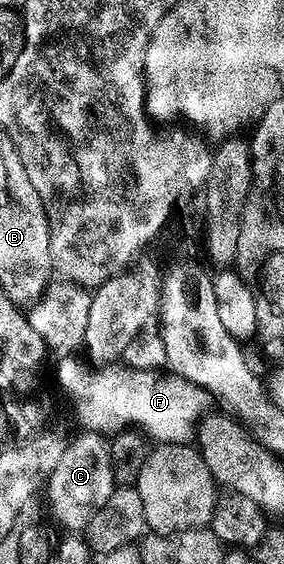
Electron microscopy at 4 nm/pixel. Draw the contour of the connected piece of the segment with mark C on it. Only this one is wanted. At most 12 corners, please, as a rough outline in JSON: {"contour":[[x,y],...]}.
{"contour":[[103,435],[72,438],[45,477],[51,516],[83,531],[116,489]]}

